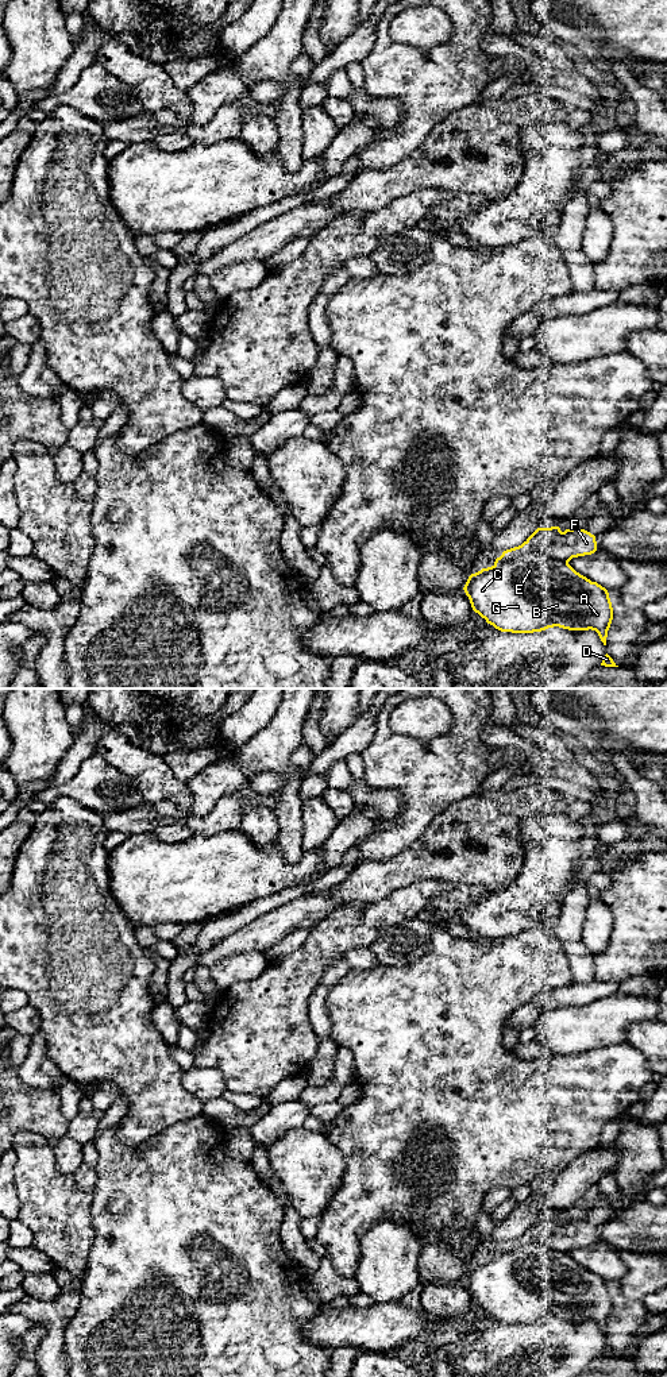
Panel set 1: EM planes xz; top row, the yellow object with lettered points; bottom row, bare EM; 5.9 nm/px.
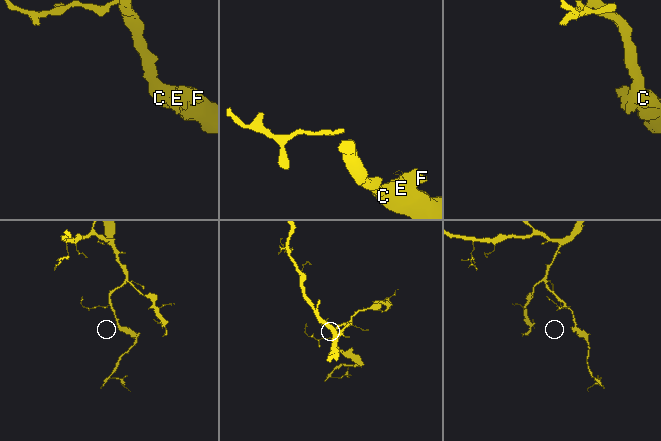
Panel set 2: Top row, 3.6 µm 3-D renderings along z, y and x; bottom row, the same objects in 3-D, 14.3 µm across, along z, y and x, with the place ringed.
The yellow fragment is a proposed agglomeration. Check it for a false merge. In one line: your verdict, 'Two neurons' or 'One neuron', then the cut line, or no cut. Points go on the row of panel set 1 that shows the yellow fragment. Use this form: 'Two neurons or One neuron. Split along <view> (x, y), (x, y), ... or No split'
Two neurons. Split along xz (567, 560), (528, 551), (504, 559), (494, 566)

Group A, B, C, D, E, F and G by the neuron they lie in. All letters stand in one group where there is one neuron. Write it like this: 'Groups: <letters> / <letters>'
Groups: A B C D E G / F

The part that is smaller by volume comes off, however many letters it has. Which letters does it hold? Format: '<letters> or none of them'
F

